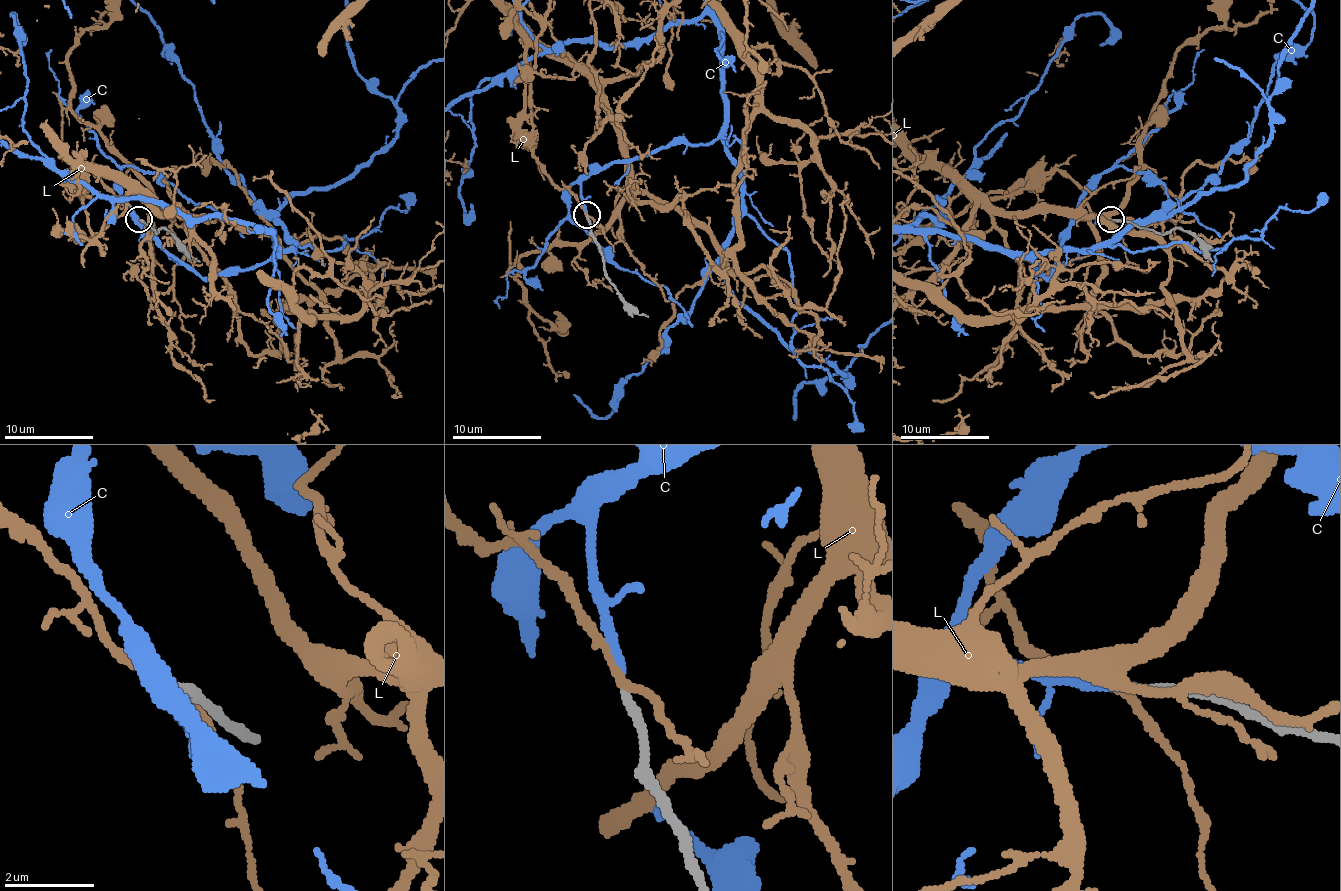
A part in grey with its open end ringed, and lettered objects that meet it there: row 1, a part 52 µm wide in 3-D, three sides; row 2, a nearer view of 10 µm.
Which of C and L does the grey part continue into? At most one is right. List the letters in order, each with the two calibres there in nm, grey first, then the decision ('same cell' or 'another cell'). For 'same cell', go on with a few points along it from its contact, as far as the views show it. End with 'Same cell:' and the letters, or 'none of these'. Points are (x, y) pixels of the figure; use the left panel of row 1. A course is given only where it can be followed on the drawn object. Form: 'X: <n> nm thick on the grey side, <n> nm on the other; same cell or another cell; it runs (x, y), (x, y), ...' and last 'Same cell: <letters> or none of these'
C: 190 nm thick on the grey side, 190 nm on the other; same cell
L: 200 nm thick on the grey side, 160 nm on the other; another cell
Same cell: C

